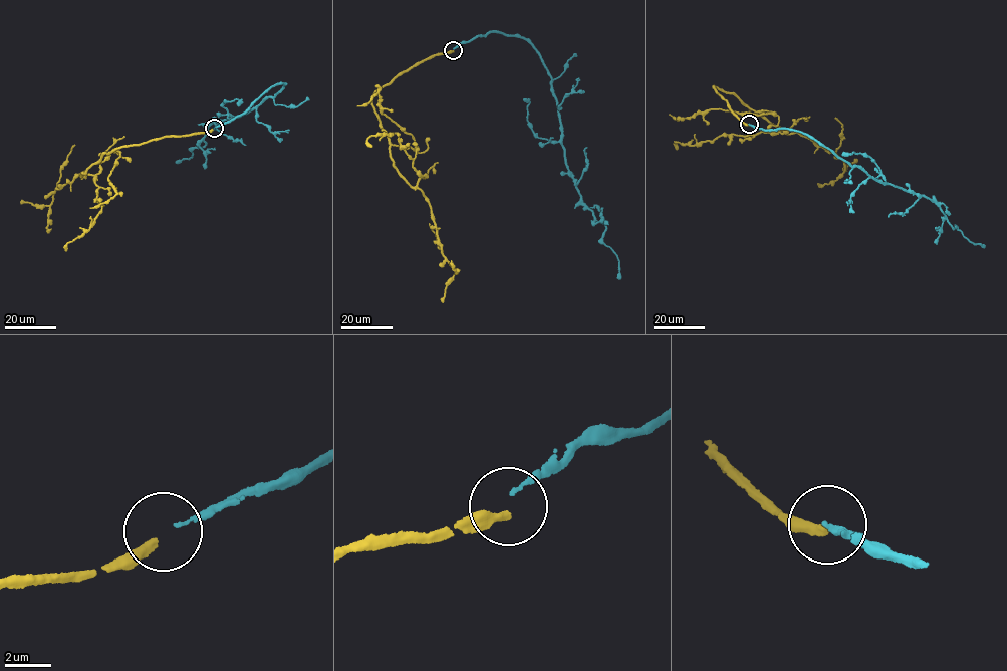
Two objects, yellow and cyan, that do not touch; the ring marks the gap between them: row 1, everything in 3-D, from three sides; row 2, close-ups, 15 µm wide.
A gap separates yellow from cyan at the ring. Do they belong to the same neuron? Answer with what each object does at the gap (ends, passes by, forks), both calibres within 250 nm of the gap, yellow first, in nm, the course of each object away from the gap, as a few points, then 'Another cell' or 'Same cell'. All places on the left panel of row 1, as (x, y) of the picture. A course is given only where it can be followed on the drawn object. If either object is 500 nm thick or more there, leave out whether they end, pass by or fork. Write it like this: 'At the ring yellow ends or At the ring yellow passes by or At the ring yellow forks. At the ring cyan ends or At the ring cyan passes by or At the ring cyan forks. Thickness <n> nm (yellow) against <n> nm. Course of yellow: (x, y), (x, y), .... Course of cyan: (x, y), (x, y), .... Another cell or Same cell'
At the ring yellow ends. At the ring cyan ends. Thickness 360 nm (yellow) against 140 nm. Course of yellow: (213, 128), (121, 146), (82, 172), (81, 175), (96, 178), (101, 210), (88, 230), (67, 243), (65, 250). Course of cyan: (216, 127), (246, 112), (274, 84), (284, 84), (241, 115), (213, 121), (206, 145), (176, 161). Another cell

